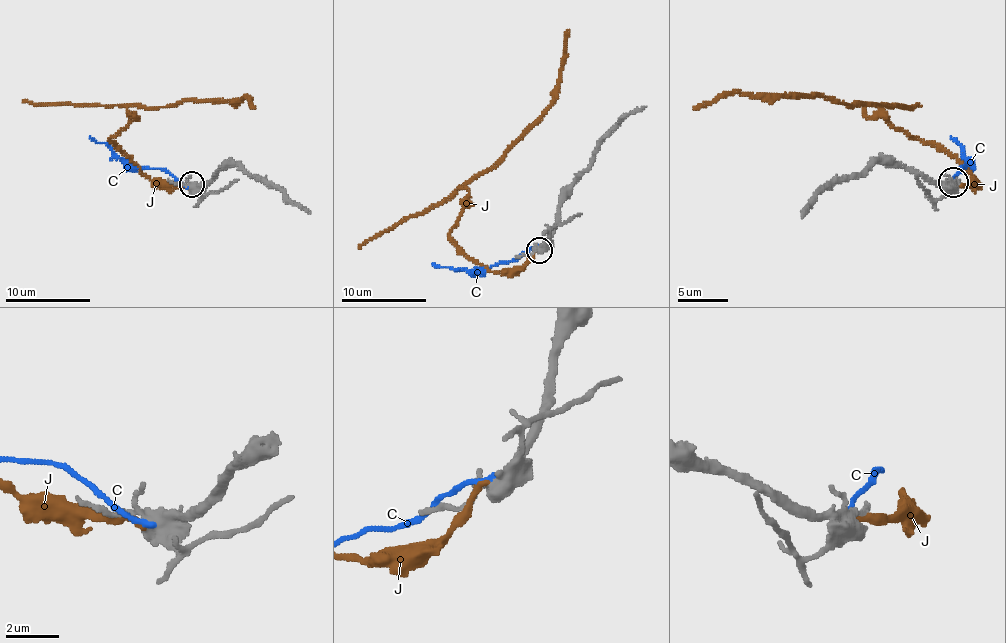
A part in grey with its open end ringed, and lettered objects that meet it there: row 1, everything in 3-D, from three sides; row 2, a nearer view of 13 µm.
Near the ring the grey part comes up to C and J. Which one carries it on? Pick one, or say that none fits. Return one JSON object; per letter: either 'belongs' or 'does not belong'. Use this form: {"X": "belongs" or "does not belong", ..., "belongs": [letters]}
{"C": "does not belong", "J": "does not belong", "belongs": []}

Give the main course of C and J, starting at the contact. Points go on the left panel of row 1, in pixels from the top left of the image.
C: (192, 188), (159, 168), (124, 164), (90, 136)
J: (185, 185), (149, 180), (110, 138), (136, 117), (126, 108), (245, 96), (255, 108)

